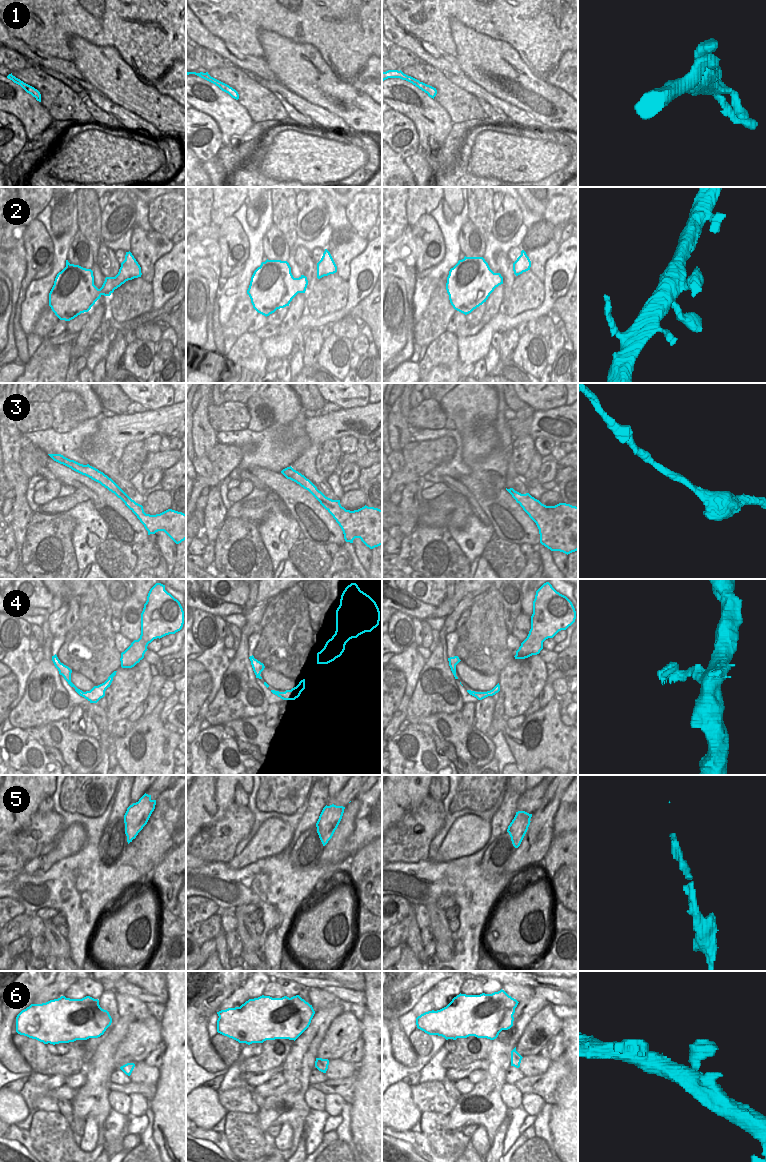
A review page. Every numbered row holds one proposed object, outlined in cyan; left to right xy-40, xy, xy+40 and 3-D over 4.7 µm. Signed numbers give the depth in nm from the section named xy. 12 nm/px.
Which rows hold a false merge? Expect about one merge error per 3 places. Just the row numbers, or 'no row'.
no row

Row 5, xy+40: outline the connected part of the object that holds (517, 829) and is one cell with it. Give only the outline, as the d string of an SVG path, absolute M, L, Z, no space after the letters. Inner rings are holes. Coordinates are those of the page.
M518 811L510 825L507 832L511 837L512 844L515 848L518 848L528 830L530 825L530 819L532 814L525 811Z

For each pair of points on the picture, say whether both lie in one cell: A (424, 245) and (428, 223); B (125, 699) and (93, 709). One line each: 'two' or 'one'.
A: one
B: two

